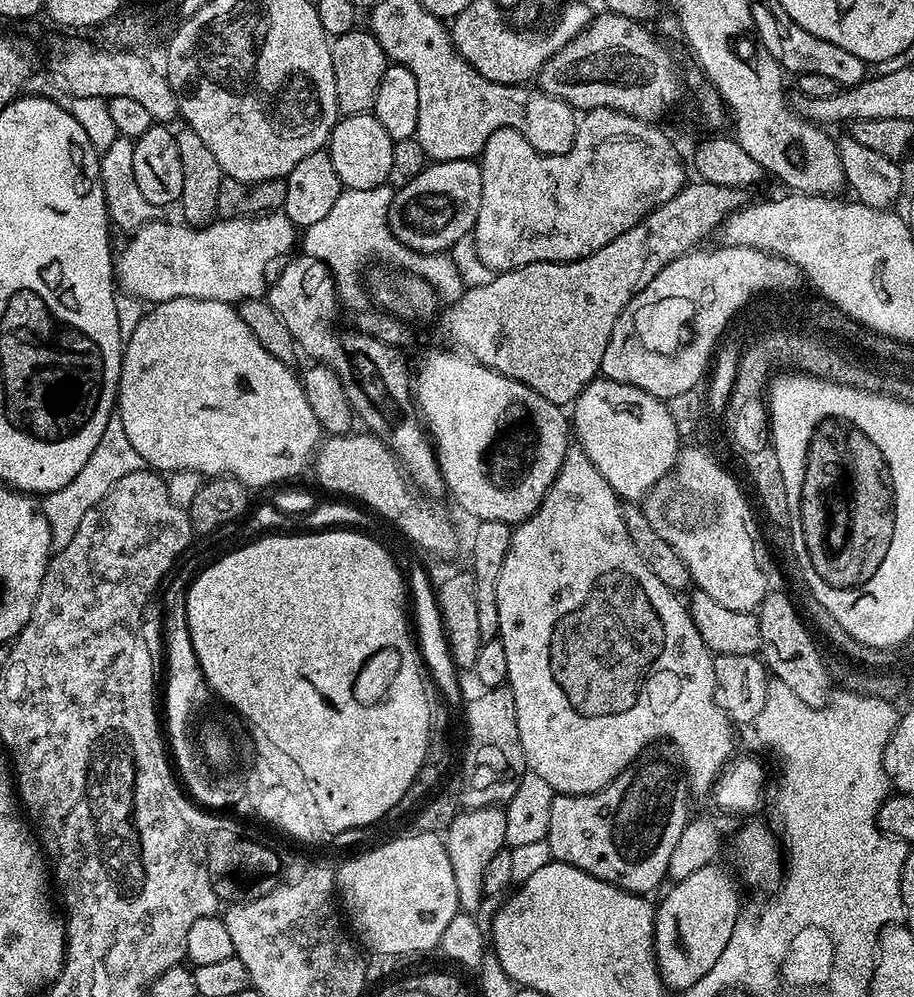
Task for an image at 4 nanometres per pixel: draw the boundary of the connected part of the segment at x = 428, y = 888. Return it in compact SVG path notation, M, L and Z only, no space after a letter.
M413 831L411 835L388 840L335 869L338 900L346 913L351 931L365 949L368 947L380 956L408 956L411 952L435 949L446 926L450 926L450 918L458 915L456 887L454 874L450 870L447 843L435 832Z

